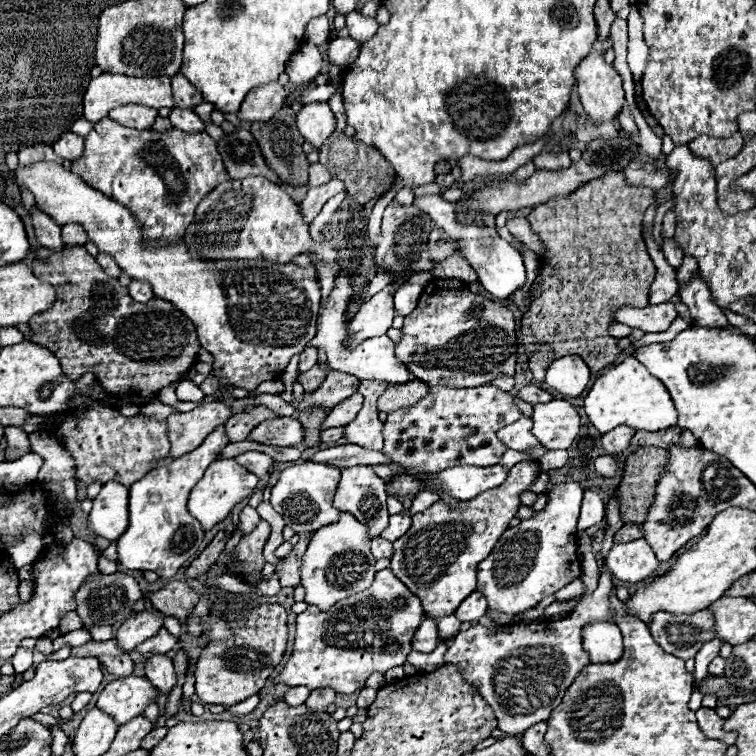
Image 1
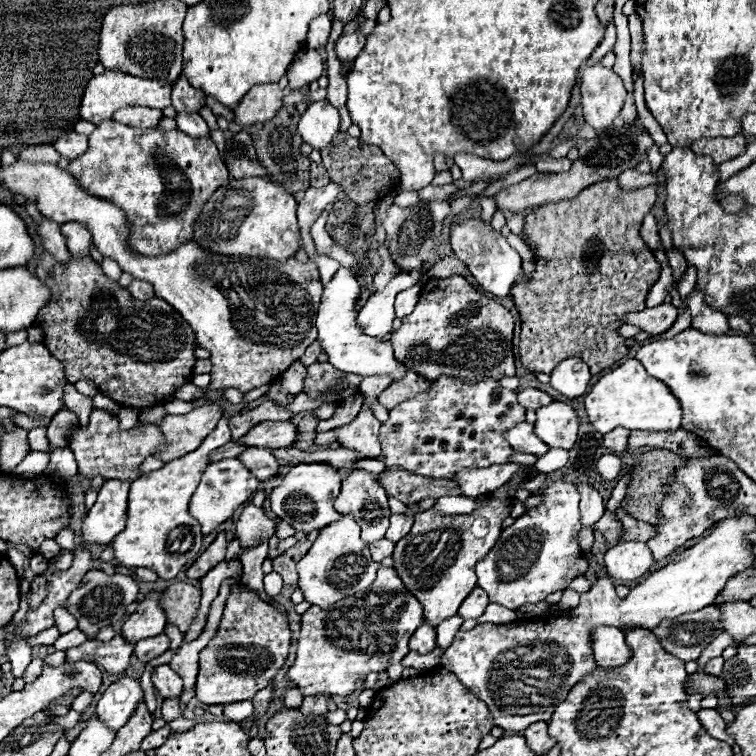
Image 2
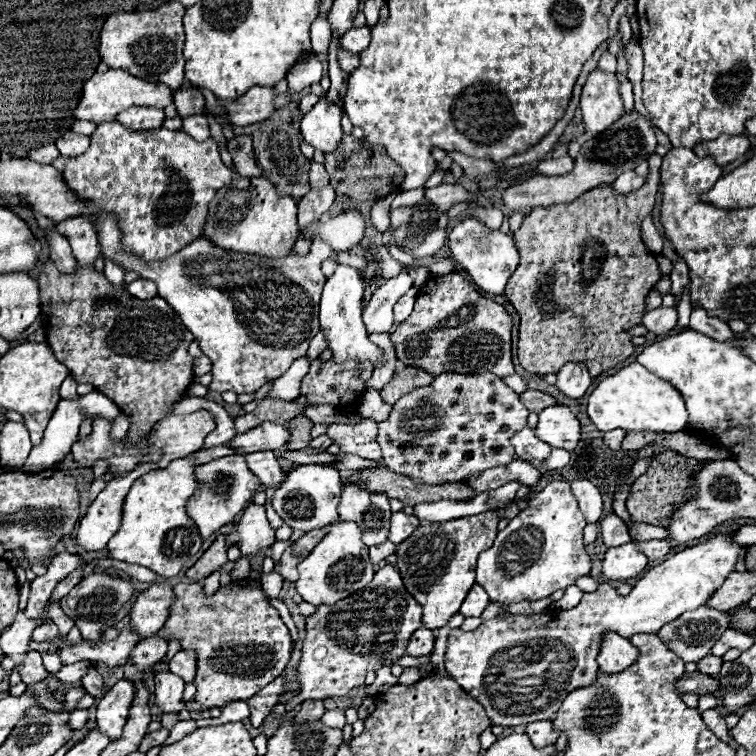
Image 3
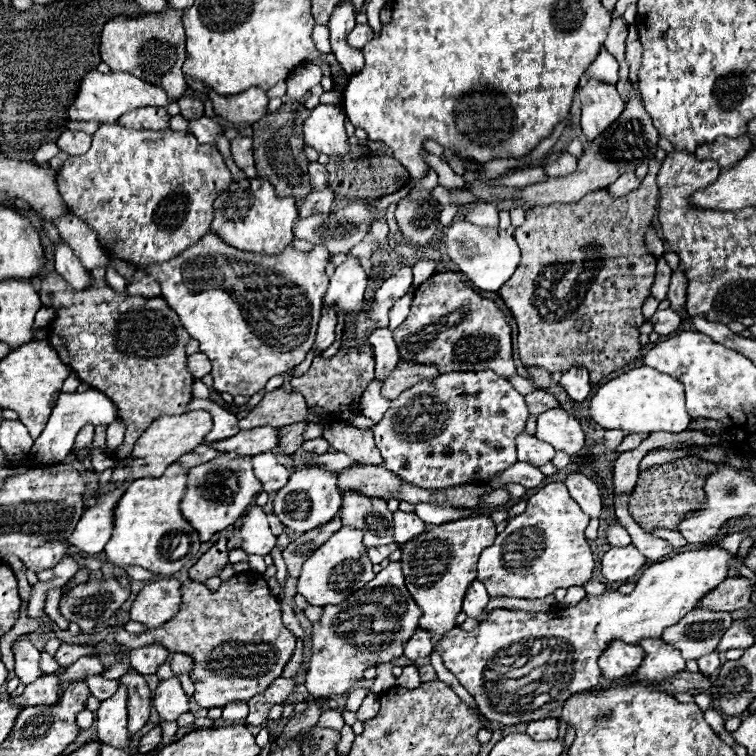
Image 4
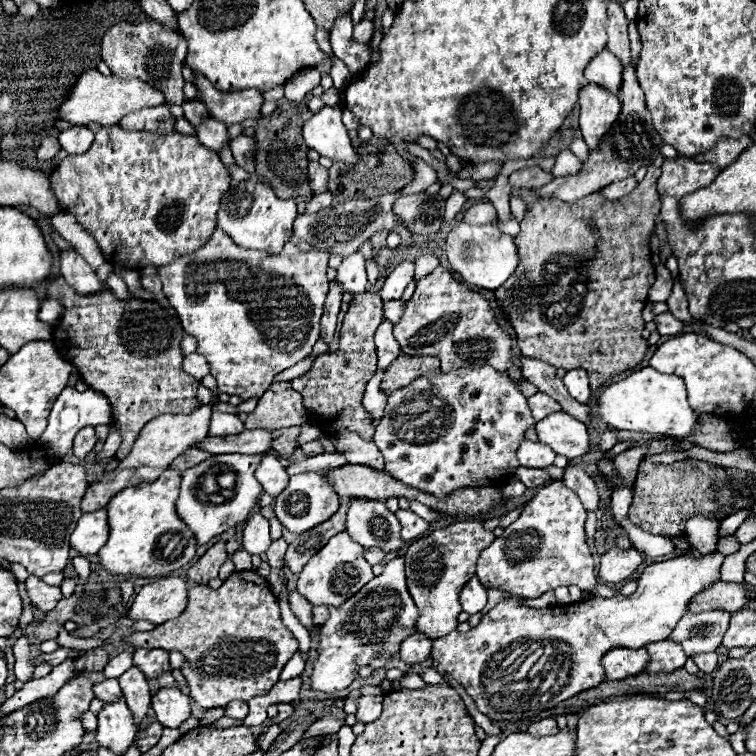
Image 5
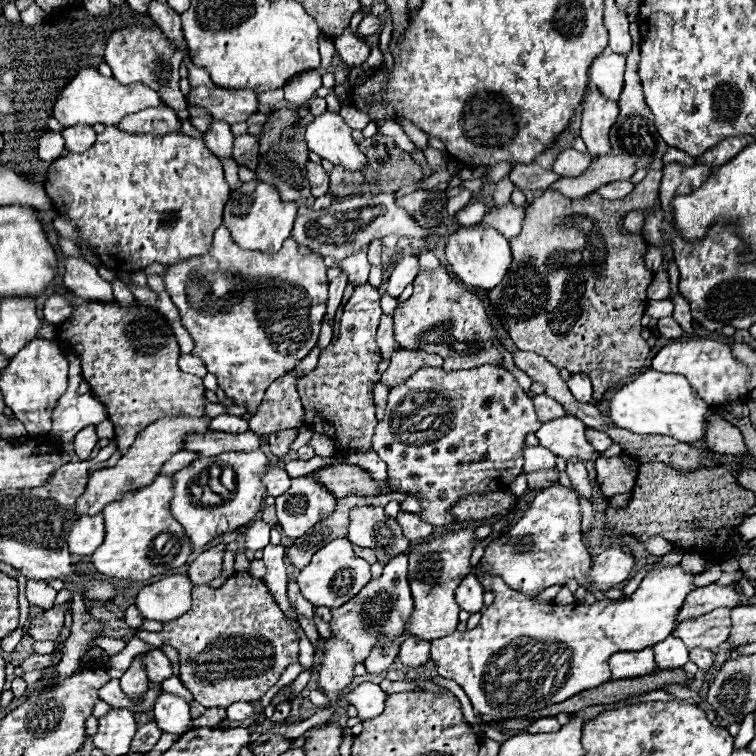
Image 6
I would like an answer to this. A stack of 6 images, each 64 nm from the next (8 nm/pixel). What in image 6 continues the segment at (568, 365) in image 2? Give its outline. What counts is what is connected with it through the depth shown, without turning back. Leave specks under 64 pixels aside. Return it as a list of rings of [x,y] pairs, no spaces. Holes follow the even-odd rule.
[[[572,374],[572,378],[568,380],[568,388],[578,402],[590,402],[592,400],[592,384],[590,384],[588,376]]]

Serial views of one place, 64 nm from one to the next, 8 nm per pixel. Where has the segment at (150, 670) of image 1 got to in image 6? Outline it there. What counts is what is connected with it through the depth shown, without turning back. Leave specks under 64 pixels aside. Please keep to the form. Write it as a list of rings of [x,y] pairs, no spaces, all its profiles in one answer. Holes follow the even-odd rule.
[[[162,694],[154,704],[154,718],[162,732],[182,736],[186,730],[190,730],[190,710],[188,704],[174,696],[174,694]]]

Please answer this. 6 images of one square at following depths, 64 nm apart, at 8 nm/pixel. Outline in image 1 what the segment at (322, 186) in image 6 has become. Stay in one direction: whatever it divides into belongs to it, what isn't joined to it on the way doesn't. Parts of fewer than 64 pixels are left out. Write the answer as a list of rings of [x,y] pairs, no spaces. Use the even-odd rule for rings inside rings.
[[[320,162],[310,164],[310,182],[308,182],[308,186],[320,186],[320,184],[326,184],[328,180],[330,180],[330,174]]]

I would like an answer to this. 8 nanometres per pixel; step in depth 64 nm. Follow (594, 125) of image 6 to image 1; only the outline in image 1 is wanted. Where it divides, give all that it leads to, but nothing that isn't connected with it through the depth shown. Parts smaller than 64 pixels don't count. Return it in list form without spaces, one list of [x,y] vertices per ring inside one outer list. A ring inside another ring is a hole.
[[[594,50],[576,66],[576,74],[578,94],[588,120],[596,126],[614,120],[626,104],[618,72],[604,62],[604,56],[598,50]]]

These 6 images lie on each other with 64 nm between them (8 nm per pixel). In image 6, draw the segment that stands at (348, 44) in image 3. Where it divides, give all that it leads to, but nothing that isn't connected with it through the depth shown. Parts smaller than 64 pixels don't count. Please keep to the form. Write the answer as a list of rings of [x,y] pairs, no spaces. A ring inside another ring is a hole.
[[[368,14],[368,16],[364,16],[364,20],[358,26],[358,34],[360,34],[360,38],[368,38],[368,36],[376,34],[380,28],[382,28],[382,18]]]

